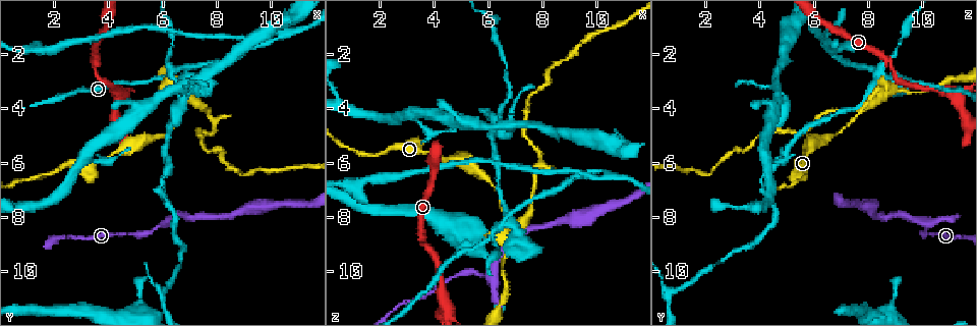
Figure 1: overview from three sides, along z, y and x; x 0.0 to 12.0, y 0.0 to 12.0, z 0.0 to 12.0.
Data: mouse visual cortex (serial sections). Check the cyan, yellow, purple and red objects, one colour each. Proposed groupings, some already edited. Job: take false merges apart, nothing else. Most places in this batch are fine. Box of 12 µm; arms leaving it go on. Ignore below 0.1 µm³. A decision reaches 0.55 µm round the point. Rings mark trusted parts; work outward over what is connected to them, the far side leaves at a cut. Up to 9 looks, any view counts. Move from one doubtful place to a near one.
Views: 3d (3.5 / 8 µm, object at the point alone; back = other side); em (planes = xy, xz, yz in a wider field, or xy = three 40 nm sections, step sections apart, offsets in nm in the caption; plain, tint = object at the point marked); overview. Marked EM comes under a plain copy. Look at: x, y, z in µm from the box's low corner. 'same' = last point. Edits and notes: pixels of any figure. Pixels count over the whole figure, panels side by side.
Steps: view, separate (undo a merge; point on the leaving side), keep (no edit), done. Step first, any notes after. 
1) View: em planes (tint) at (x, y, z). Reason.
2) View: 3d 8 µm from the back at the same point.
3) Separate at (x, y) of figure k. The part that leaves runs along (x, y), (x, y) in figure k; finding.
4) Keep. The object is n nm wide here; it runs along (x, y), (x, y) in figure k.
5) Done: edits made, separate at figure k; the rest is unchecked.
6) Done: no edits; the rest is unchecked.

View: 3d 3.5 µm at (4.4, 3.5, 11.3). Four-way junction.

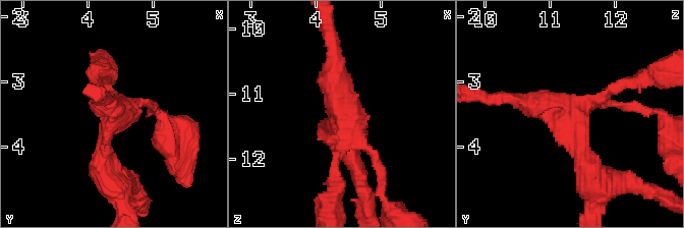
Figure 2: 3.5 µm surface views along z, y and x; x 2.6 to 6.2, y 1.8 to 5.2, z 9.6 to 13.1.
Keep. The arms are 150, 150, 250, 300 nm wide; it runs along (512, 100), (570, 109), (590, 175) in figure 2; continuous, no second cell.

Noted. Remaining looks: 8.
View: 3d 3.5 µm at (6.2, 2.6, 8.5). Four arms meet.

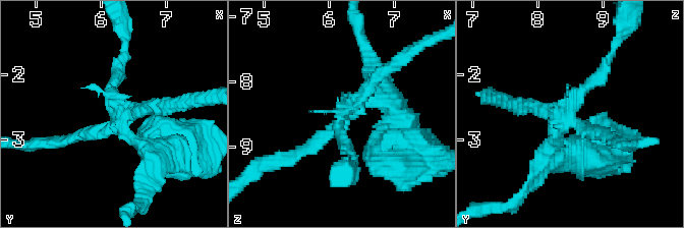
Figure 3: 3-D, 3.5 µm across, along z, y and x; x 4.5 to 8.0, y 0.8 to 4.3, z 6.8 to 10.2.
View: em xy step 5 (tint) at (6.25, 2.65, 8.55). Need the tissue.

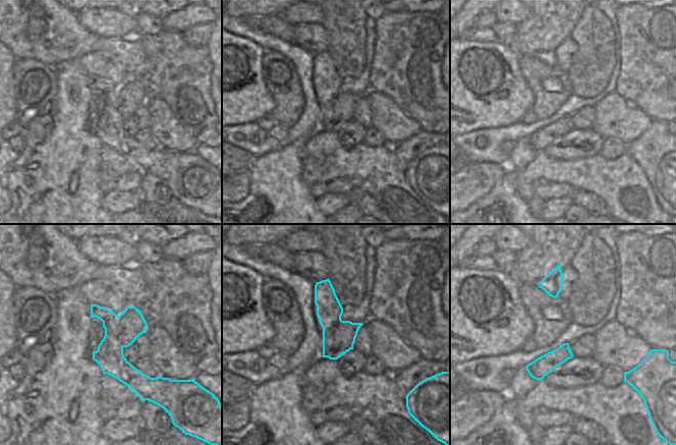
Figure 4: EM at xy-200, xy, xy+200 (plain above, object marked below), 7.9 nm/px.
View: em xy step 2 (tint) at the same point.

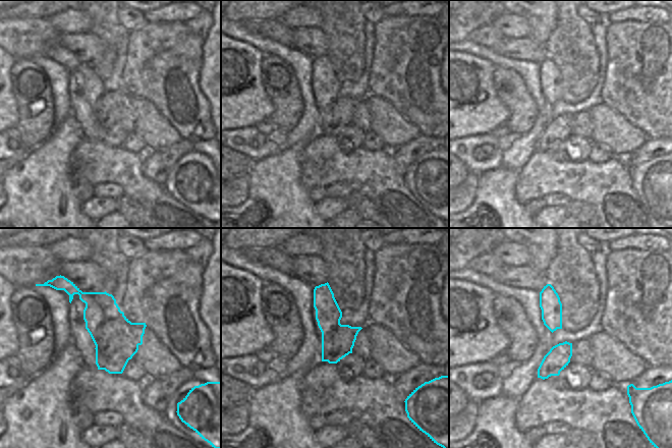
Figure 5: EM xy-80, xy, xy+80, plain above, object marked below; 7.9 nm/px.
Separate at (149, 121) of figure 3. The part that leaves runs along (115, 124), (155, 159), (152, 180) in figure 3; a second cell is stuck on.

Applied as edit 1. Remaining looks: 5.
View: overview. Redraw.

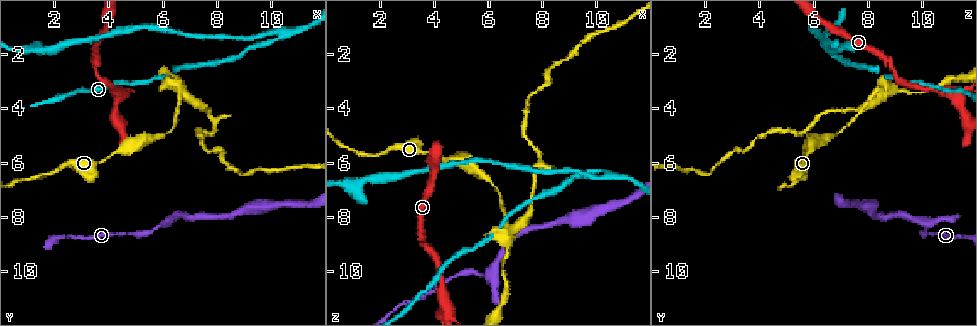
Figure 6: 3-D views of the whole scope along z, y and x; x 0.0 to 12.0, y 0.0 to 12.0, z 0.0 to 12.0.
View: 3d 8 µm from the back at (8.0, 4.8, 5.8). Sharp bend.

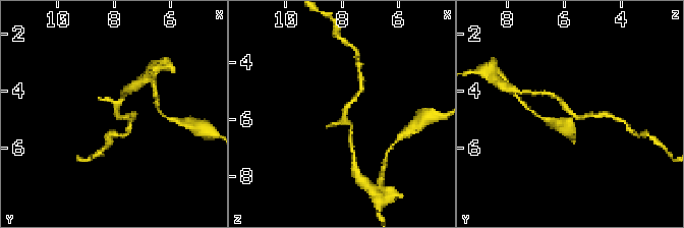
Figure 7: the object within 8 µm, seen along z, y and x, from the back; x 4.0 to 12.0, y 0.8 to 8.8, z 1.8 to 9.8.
View: 3d 3.5 µm at (8.0, 4.7, 5.8).

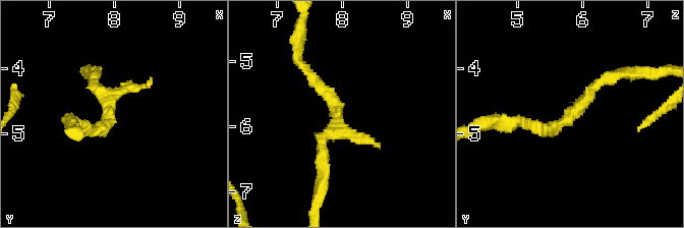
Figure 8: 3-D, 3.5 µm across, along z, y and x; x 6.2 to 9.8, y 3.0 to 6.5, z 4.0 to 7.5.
Keep. It runs along (613, 74), (555, 128), (521, 121) in figure 8; one cell here.

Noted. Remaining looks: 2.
View: 3d 3.5 µm at (8.4, 6.2, 2.4). A narrow waist.

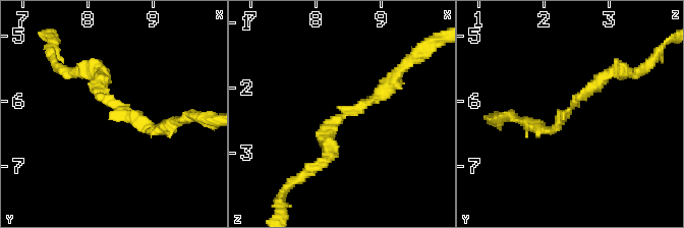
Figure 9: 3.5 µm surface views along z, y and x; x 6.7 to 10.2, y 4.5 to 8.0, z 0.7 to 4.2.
View: em planes (tint) at (8.50, 6.15, 2.40). The arms are 200, 200 nm wide.

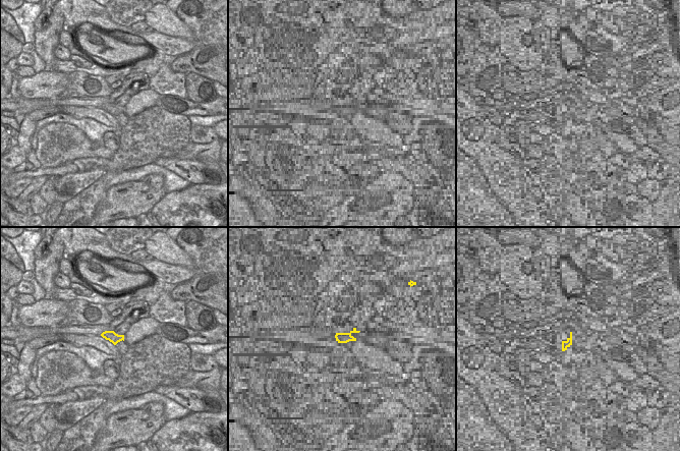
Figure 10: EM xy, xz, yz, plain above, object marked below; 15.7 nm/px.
Keep. The object is 160 nm wide here; it runs along (325, 159), (331, 122), (396, 75) in figure 9; one cell here.

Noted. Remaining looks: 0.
Done: edits made, separate at figure 3; the rest is unchecked.

